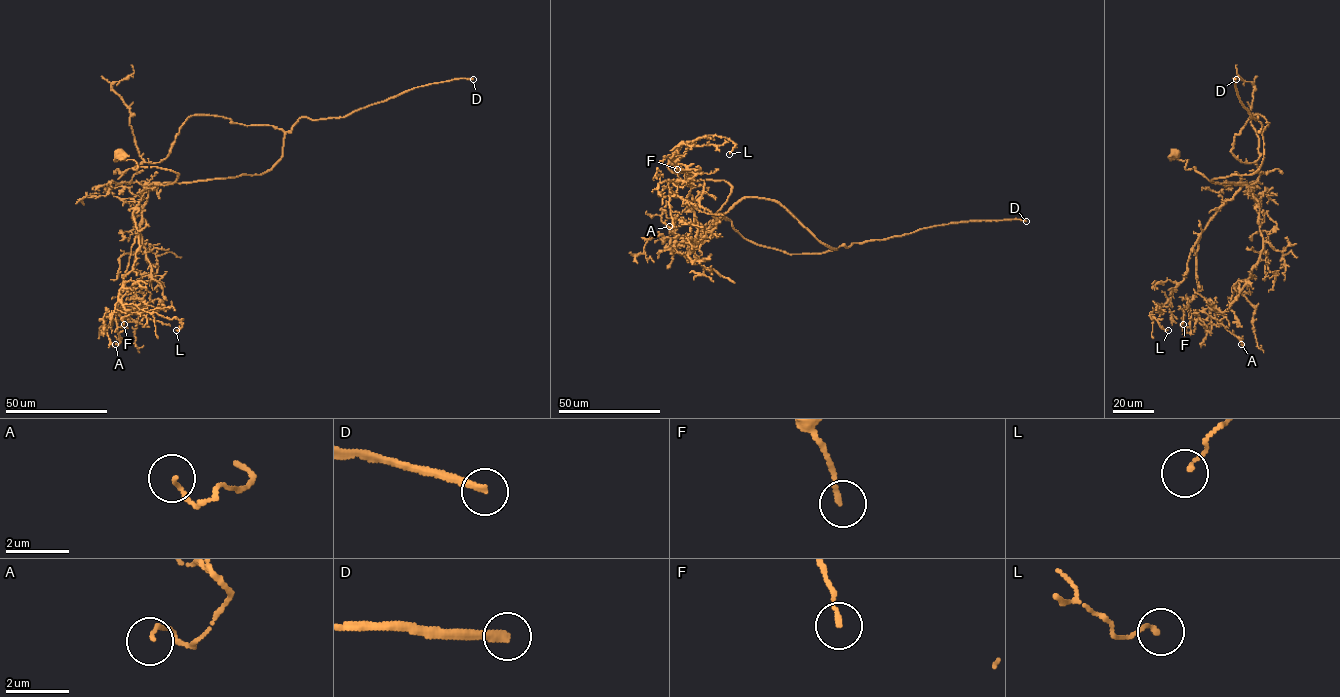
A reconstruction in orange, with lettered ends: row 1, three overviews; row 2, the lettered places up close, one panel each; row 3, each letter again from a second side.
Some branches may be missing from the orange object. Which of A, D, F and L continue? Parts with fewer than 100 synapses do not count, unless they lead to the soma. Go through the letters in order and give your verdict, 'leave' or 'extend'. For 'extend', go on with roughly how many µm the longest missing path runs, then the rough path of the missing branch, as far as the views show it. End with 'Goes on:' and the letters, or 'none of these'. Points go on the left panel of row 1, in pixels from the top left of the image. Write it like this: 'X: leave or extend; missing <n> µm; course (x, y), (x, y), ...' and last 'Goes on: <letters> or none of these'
A: leave
D: extend; missing 250 µm
F: leave
L: leave
Goes on: D

